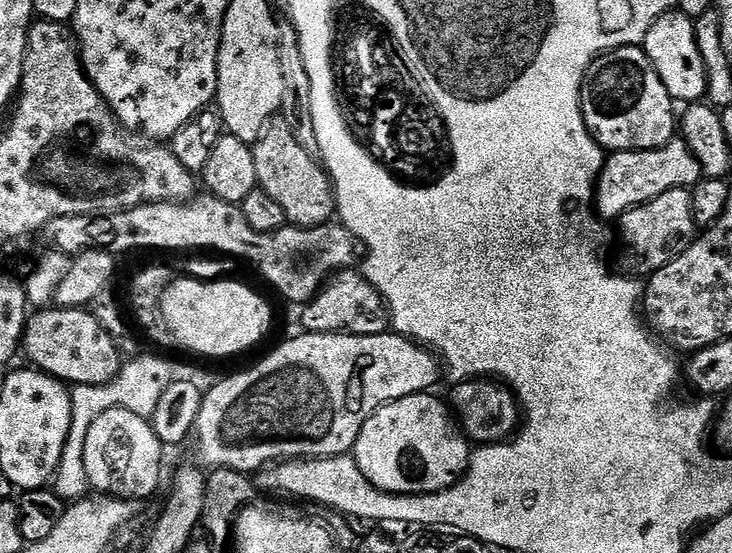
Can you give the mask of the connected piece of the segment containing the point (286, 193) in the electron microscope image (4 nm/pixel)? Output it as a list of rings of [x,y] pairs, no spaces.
[[[277,114],[268,121],[260,139],[252,144],[254,174],[257,185],[275,198],[286,214],[288,224],[298,228],[313,228],[327,224],[337,215],[336,193],[332,177],[323,163],[311,156],[298,144],[282,116]]]

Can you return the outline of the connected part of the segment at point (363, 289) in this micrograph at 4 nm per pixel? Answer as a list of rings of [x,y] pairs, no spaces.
[[[355,267],[336,273],[299,312],[301,329],[314,334],[345,332],[351,336],[377,336],[390,328],[388,303],[379,290],[364,277],[363,271]]]

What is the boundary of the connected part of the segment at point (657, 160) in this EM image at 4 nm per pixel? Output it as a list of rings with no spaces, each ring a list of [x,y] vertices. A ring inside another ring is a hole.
[[[674,138],[666,146],[641,152],[613,152],[605,159],[596,179],[596,215],[605,222],[619,221],[622,214],[642,206],[666,190],[693,189],[702,179],[698,158],[682,138]]]

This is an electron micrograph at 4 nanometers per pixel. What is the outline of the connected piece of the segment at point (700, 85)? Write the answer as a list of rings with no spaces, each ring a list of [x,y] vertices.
[[[678,10],[662,14],[654,26],[646,30],[642,47],[654,70],[658,70],[658,78],[662,78],[662,86],[666,86],[672,101],[680,103],[681,100],[681,105],[687,106],[707,97],[706,62],[702,60],[702,50],[698,50],[695,20]]]

